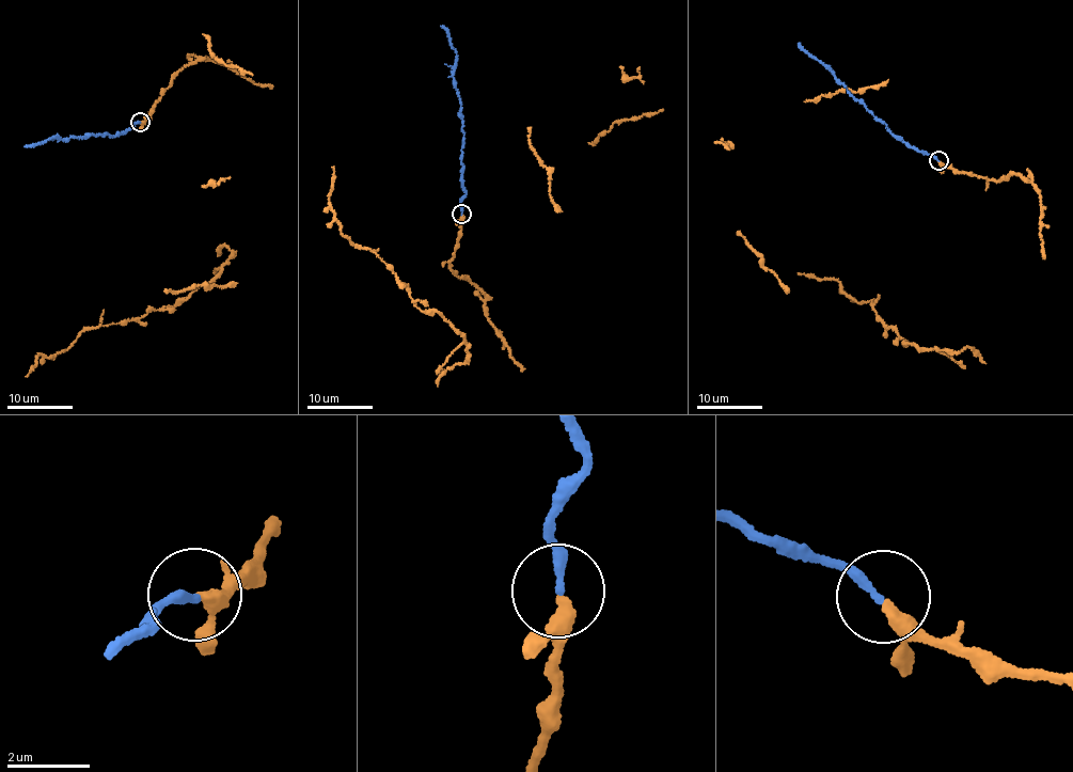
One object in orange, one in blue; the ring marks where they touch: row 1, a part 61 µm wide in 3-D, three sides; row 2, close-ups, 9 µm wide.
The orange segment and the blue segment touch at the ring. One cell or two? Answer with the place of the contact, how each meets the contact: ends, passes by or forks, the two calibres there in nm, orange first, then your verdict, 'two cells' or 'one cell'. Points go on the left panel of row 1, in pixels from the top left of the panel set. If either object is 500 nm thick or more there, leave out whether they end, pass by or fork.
(140, 122) | orange passes by | blue ends | 260/220 nm | one cell

